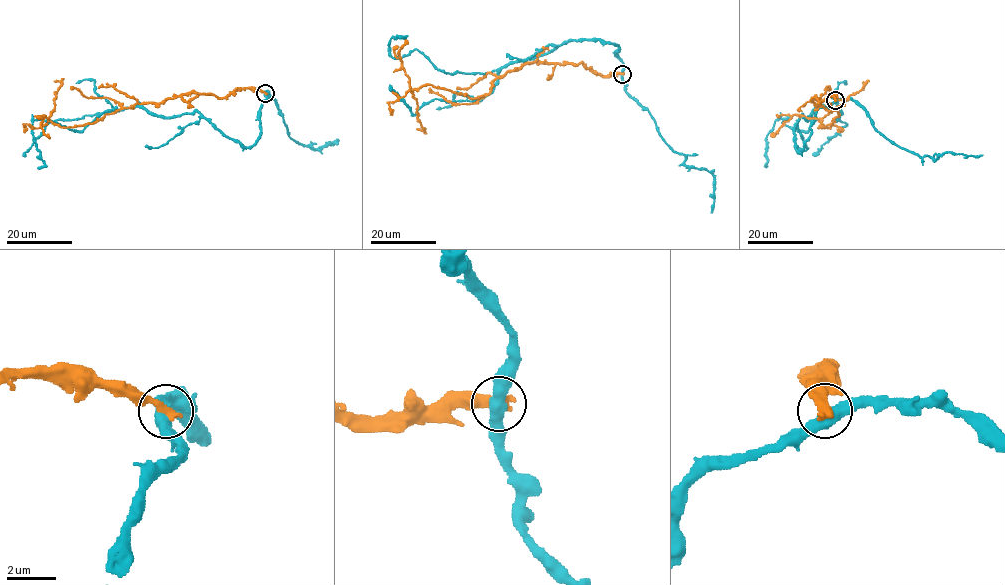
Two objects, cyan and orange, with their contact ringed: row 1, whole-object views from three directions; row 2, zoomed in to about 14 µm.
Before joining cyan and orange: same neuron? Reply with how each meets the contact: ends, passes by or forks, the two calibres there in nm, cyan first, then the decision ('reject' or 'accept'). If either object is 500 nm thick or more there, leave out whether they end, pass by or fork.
cyan passes by; orange ends; calibres 480 and 440 nm; reject

